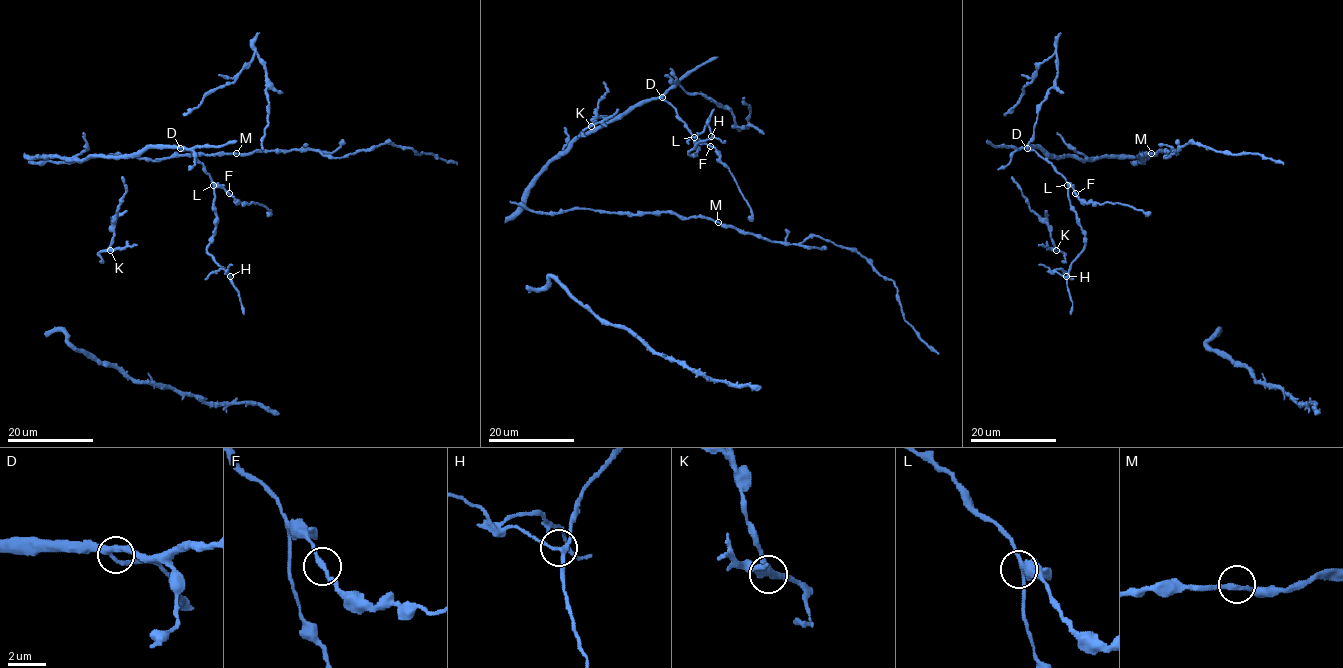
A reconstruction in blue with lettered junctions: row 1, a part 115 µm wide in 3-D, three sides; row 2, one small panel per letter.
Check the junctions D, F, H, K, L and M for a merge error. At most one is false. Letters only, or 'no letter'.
H

